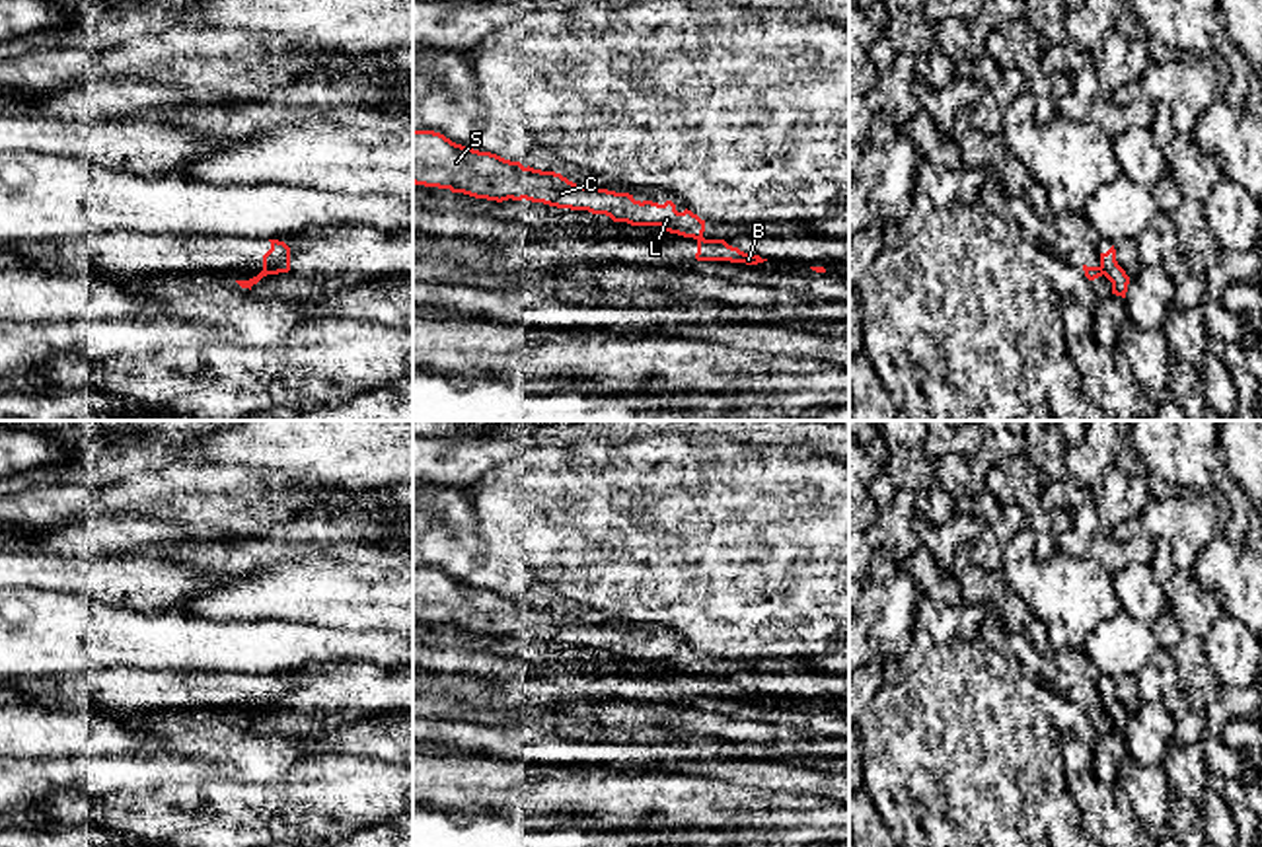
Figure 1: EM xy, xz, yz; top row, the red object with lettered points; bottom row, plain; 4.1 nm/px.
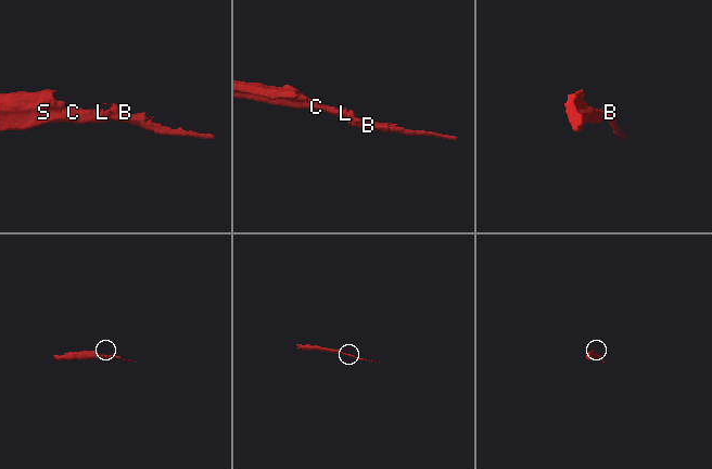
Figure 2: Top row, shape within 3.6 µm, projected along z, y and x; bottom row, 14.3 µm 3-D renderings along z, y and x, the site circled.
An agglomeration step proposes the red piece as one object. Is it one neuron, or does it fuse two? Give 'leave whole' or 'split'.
split

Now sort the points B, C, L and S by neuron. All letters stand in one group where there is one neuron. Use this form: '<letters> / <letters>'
B / C L S

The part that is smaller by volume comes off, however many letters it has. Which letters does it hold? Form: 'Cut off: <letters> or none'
Cut off: B

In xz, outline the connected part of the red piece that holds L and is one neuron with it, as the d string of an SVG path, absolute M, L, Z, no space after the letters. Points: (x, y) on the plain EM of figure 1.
M413 567L413 619L450 625L487 637L532 637L557 644L606 650L631 662L660 662L670 670L701 676L705 656L691 646L635 637L629 629L580 623L561 609L524 604L491 588L452 578L434 567Z

